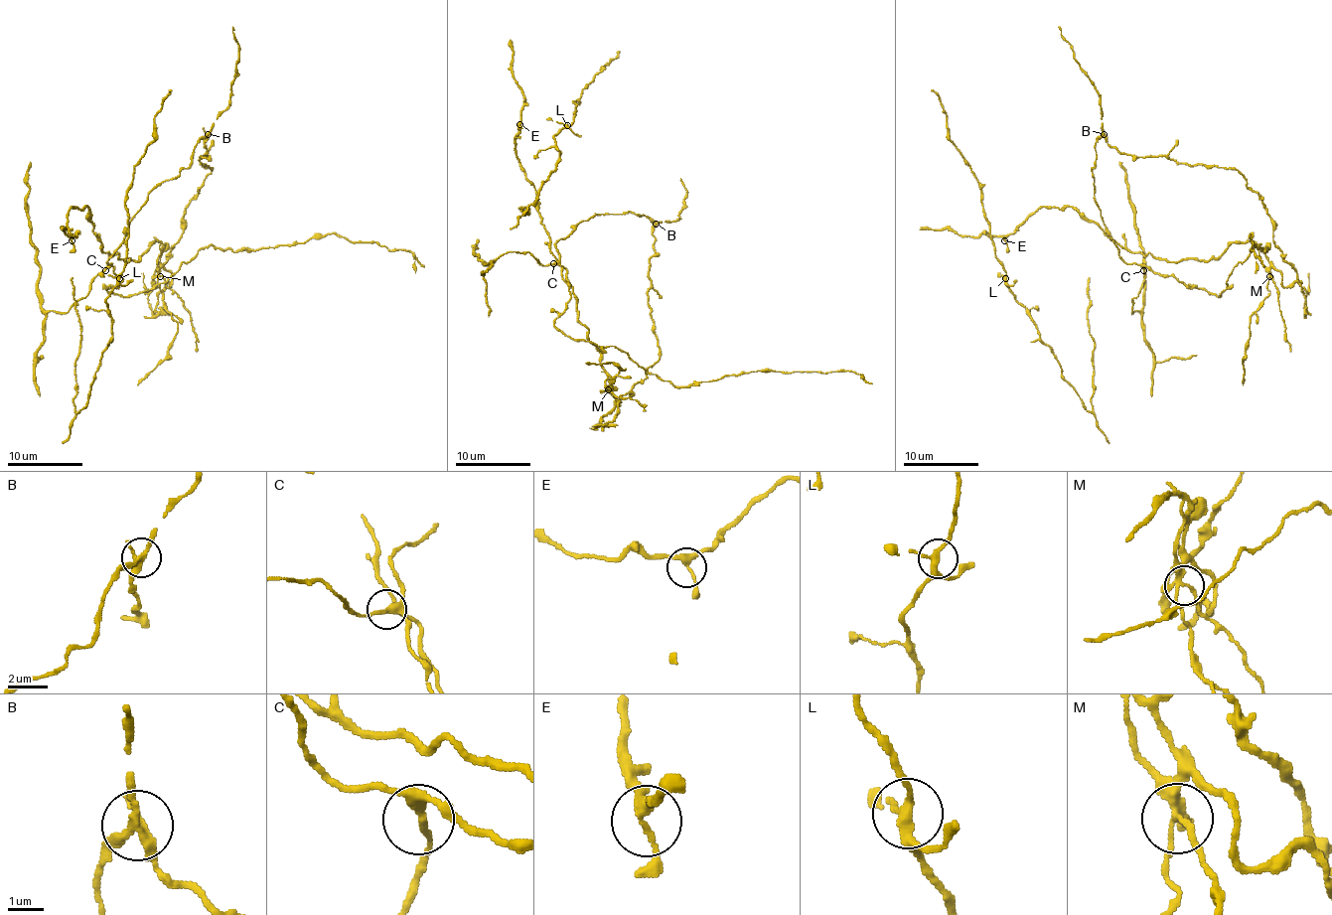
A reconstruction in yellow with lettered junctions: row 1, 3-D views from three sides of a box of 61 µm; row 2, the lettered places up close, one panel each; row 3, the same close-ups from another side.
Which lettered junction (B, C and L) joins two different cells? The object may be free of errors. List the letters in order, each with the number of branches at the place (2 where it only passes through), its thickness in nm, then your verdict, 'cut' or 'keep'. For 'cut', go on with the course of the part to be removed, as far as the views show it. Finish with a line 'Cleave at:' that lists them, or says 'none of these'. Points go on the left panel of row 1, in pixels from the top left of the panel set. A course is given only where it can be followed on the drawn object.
B: branches 4; calibre 240 nm; cut; course (208, 134), (153, 310), (172, 285), (159, 242), (107, 253), (86, 207), (63, 228)
C: branches 3; calibre 200 nm; keep
L: branches 4; calibre 240 nm; keep
Cleave at: B

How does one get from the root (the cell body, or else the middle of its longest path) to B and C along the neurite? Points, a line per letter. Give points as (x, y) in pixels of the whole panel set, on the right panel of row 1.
B: (1273, 240), (1273, 220), (1265, 205), (1238, 171), (1175, 163), (1164, 155), (1126, 155), (1113, 148), (1104, 134)
C: (1273, 240), (1265, 205), (1238, 171), (1126, 155), (1102, 136), (1095, 144), (1095, 201), (1118, 255), (1143, 270)

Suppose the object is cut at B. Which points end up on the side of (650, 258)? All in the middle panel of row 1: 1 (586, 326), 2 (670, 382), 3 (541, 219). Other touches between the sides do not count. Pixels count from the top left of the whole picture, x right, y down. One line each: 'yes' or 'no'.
1: yes
2: no
3: yes

